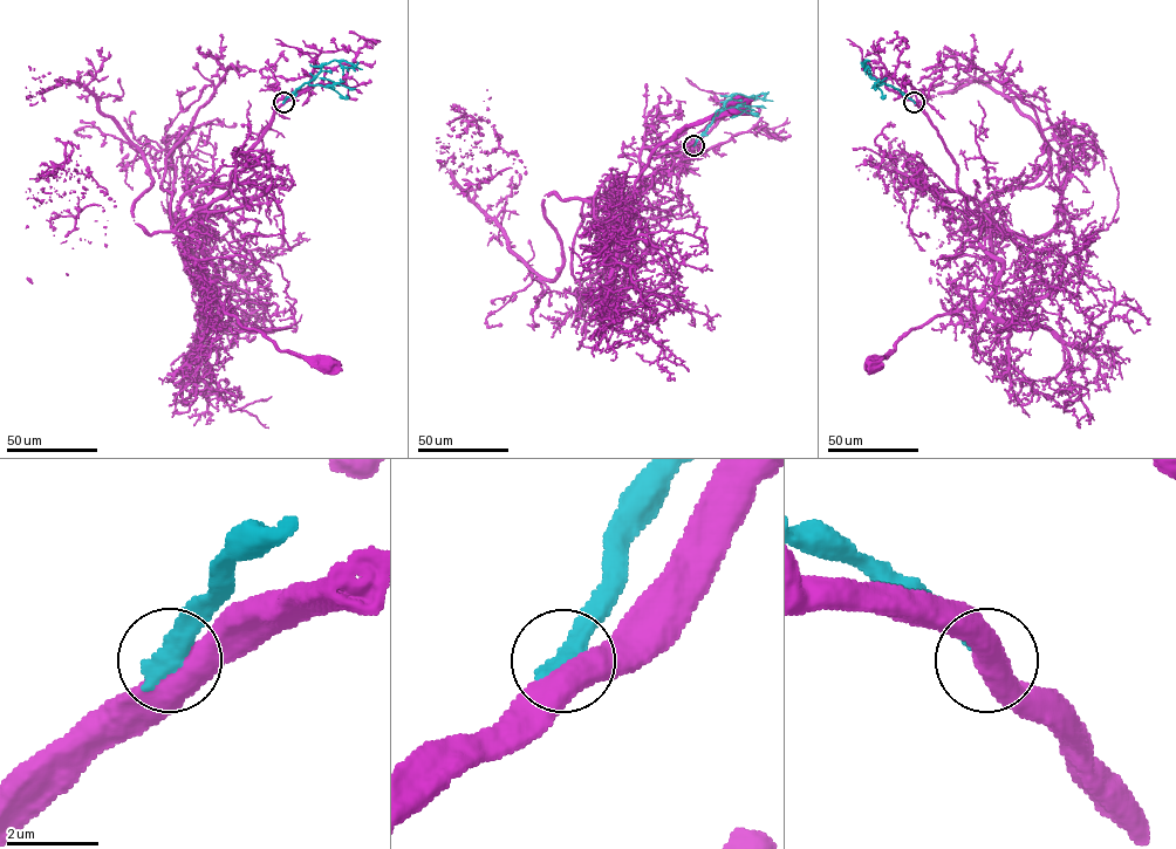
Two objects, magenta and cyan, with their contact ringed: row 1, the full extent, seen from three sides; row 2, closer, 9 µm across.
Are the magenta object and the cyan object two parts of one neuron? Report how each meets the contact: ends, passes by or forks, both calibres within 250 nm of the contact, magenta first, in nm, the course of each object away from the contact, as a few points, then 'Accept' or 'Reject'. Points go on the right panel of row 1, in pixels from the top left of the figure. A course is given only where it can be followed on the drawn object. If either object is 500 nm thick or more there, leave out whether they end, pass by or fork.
At the ring magenta passes by. At the ring cyan ends. Thickness 480 nm (magenta) against 480 nm. Course of magenta: (915, 102), (956, 164), (957, 189), (992, 219), (993, 292), (977, 308), (938, 314), (910, 329), (870, 364). Course of cyan: (914, 102), (873, 79), (863, 63), (865, 60), (869, 69). Reject

